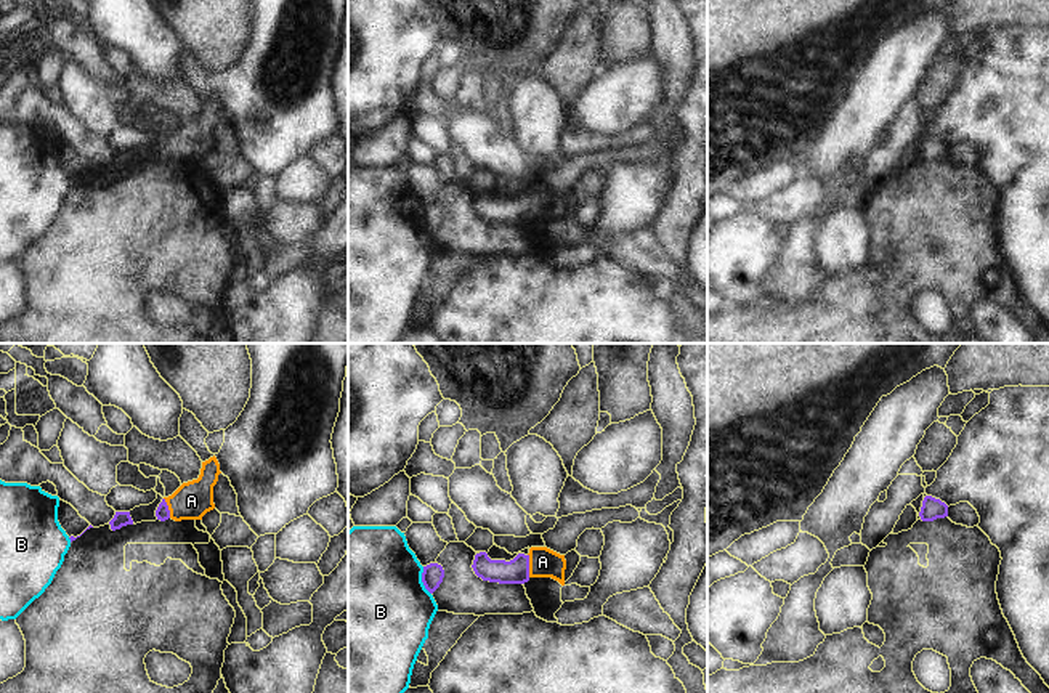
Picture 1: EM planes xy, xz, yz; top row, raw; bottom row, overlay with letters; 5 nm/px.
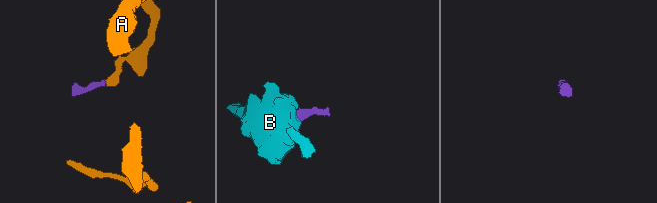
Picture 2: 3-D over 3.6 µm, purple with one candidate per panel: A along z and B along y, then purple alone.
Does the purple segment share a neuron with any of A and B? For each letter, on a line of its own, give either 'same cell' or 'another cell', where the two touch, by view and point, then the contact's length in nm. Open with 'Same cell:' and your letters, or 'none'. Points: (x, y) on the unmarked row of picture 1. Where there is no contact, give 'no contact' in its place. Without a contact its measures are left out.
Same cell: A
A: same cell; contact xz (528, 206); length 120 nm
B: another cell; contact xz (422, 222); length 150 nm

